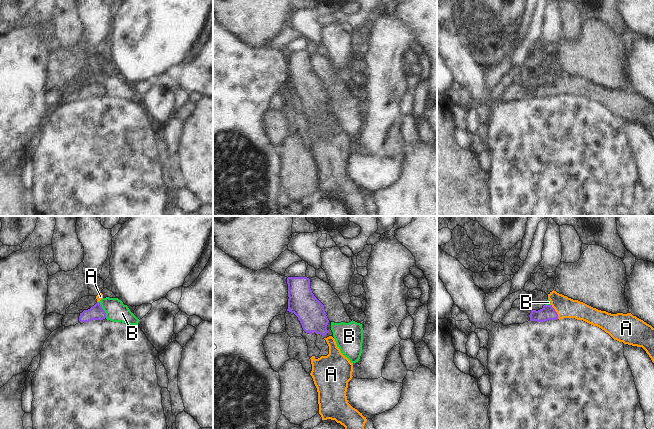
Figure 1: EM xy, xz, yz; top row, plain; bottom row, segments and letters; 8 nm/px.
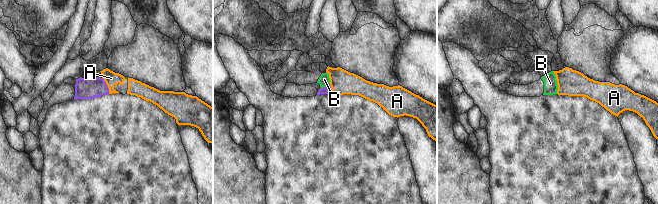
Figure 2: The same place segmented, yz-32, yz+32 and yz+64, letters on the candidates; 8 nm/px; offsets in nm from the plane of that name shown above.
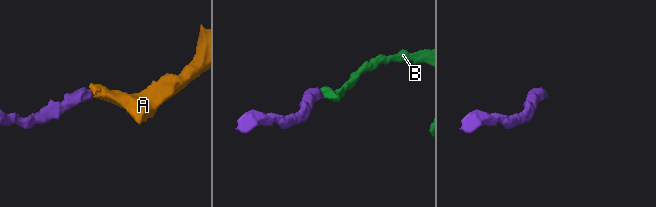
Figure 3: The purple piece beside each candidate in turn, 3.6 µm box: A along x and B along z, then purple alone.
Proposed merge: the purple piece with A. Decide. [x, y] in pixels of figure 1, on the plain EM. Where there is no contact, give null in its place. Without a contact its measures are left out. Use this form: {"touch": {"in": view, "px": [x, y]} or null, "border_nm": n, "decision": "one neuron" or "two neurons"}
{"touch": {"in": "yz", "px": [555, 87]}, "border_nm": 130, "decision": "one neuron"}

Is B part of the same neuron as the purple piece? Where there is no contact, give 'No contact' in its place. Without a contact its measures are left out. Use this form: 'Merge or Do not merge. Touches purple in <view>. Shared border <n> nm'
Do not merge. Touches purple in xy. Shared border 140 nm

